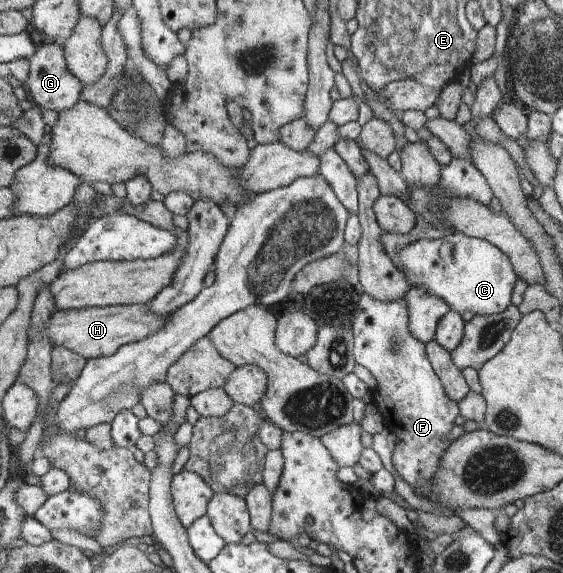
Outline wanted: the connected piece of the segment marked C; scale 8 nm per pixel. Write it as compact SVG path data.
M453 232L438 239L421 239L407 245L399 251L397 268L405 277L410 287L425 289L430 295L444 300L451 311L458 315L471 312L474 315L491 316L499 314L511 306L511 295L519 278L513 270L508 256L503 254L494 244L477 237L466 237Z

